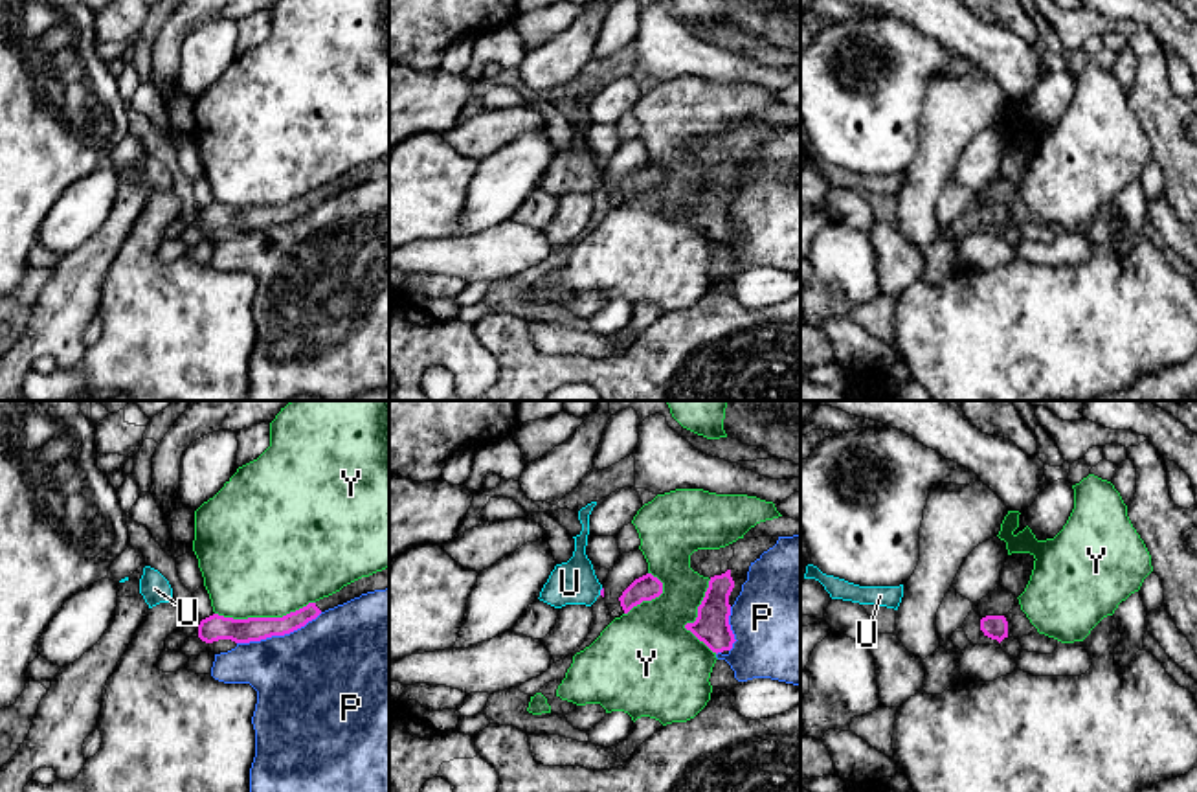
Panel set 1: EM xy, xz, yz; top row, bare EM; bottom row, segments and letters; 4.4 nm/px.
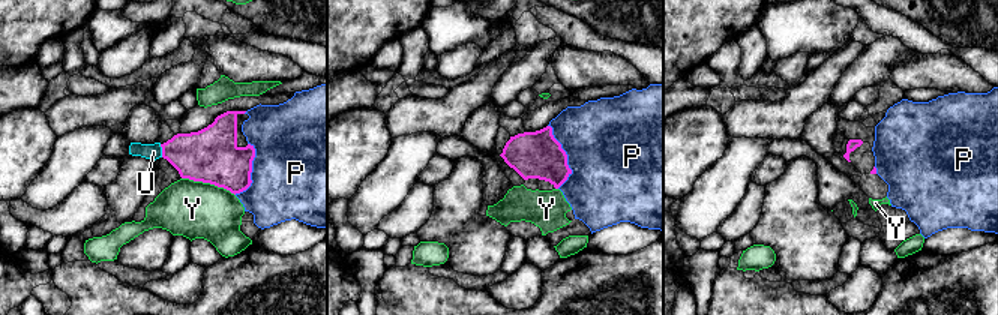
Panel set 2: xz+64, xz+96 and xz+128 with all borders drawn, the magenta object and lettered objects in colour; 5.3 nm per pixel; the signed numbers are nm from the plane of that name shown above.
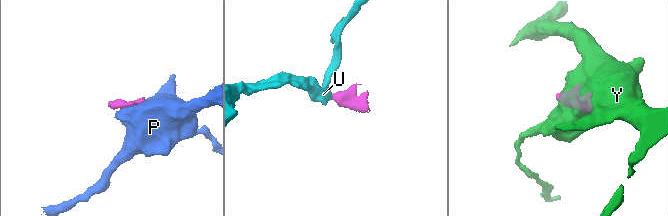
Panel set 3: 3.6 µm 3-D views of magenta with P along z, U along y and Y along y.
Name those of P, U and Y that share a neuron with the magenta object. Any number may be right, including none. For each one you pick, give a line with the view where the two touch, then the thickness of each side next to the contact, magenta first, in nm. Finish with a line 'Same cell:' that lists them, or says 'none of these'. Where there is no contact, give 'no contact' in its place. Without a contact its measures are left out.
U: xz | 20/190 nm
Same cell: U

